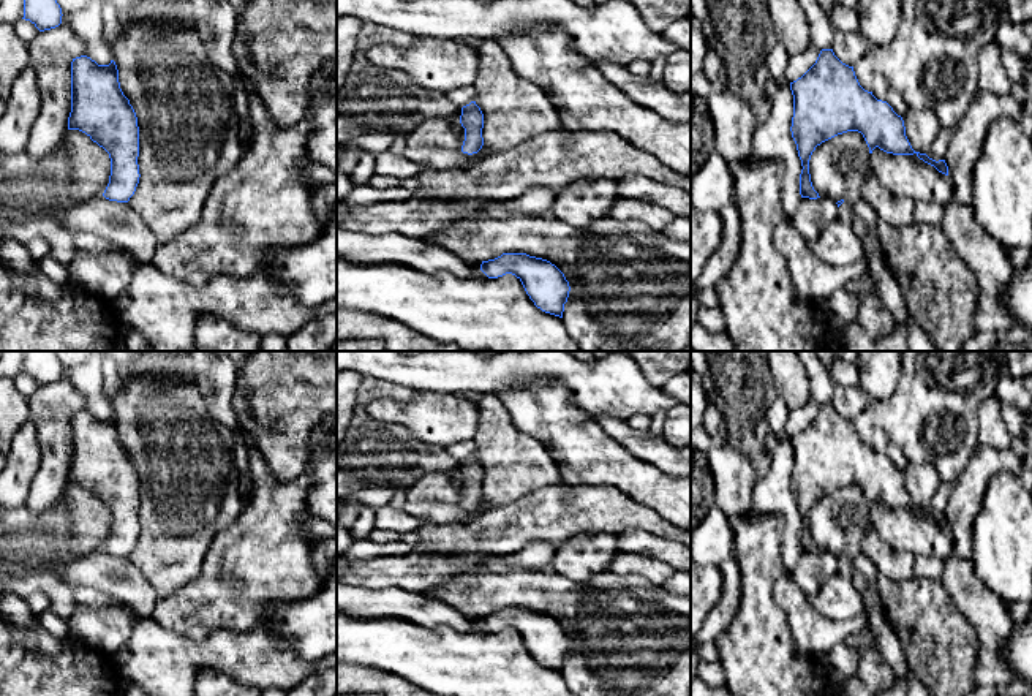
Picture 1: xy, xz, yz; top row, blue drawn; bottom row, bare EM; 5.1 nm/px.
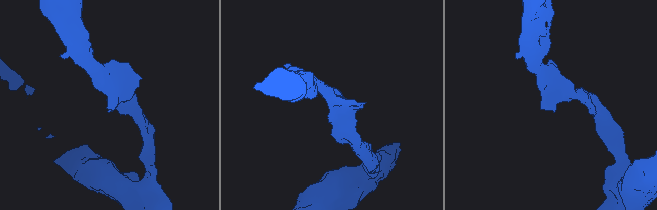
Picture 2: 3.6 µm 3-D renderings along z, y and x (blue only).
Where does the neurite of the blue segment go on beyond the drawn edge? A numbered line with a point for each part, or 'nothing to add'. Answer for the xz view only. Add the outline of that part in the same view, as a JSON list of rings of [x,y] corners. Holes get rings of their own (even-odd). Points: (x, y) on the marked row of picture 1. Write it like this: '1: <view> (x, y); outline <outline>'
nothing to add

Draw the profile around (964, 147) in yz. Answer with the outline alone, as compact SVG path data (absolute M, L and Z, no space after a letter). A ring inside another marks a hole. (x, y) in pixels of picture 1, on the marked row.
M977 93L961 122L955 127L945 150L955 204L970 204L970 176L981 155L983 139L992 120L1018 119L1023 108L1008 95Z

